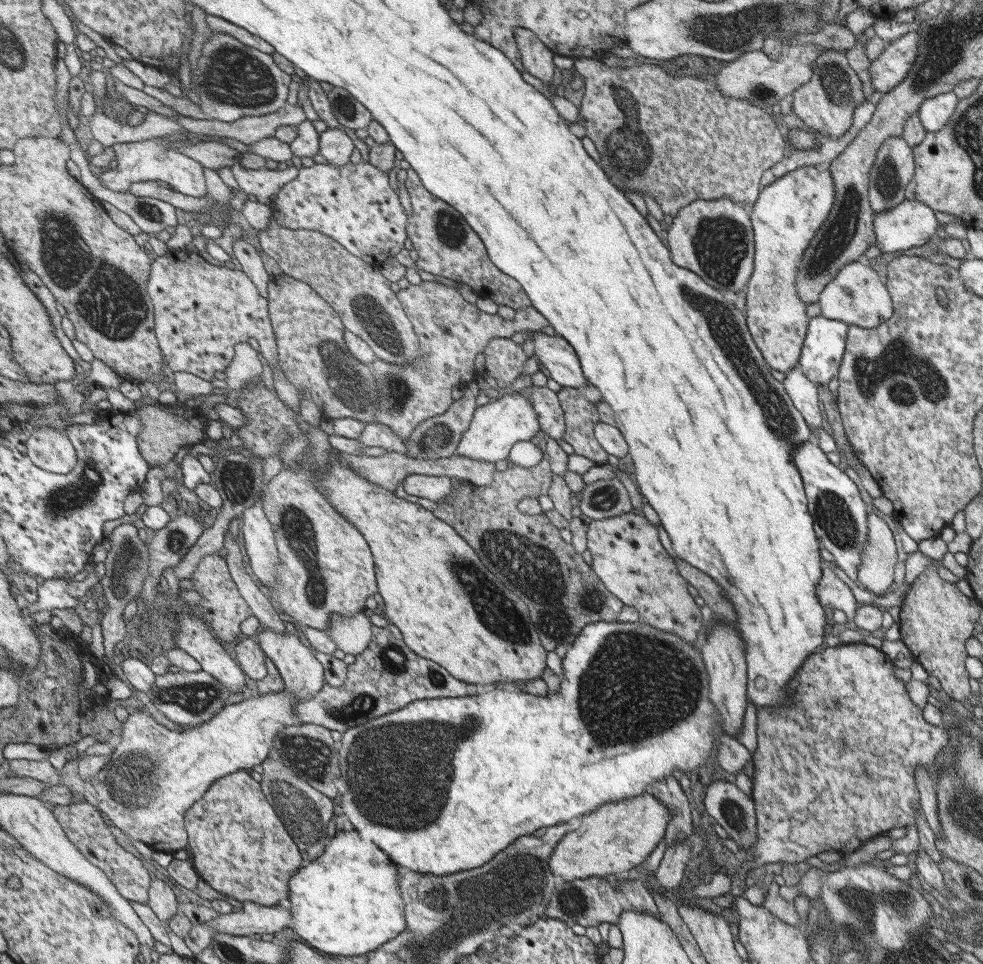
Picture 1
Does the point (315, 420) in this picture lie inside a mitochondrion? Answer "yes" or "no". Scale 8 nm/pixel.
no

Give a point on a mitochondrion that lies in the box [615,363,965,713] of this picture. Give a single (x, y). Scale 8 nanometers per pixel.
(834, 518)

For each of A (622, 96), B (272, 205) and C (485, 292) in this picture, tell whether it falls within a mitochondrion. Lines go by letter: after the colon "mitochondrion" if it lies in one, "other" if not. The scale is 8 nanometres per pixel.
A: mitochondrion
B: other
C: other

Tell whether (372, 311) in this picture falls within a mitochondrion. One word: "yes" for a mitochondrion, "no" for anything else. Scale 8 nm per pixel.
yes

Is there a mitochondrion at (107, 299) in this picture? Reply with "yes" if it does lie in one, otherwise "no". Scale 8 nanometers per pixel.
yes

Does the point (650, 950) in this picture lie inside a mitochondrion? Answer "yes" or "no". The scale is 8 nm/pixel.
no

